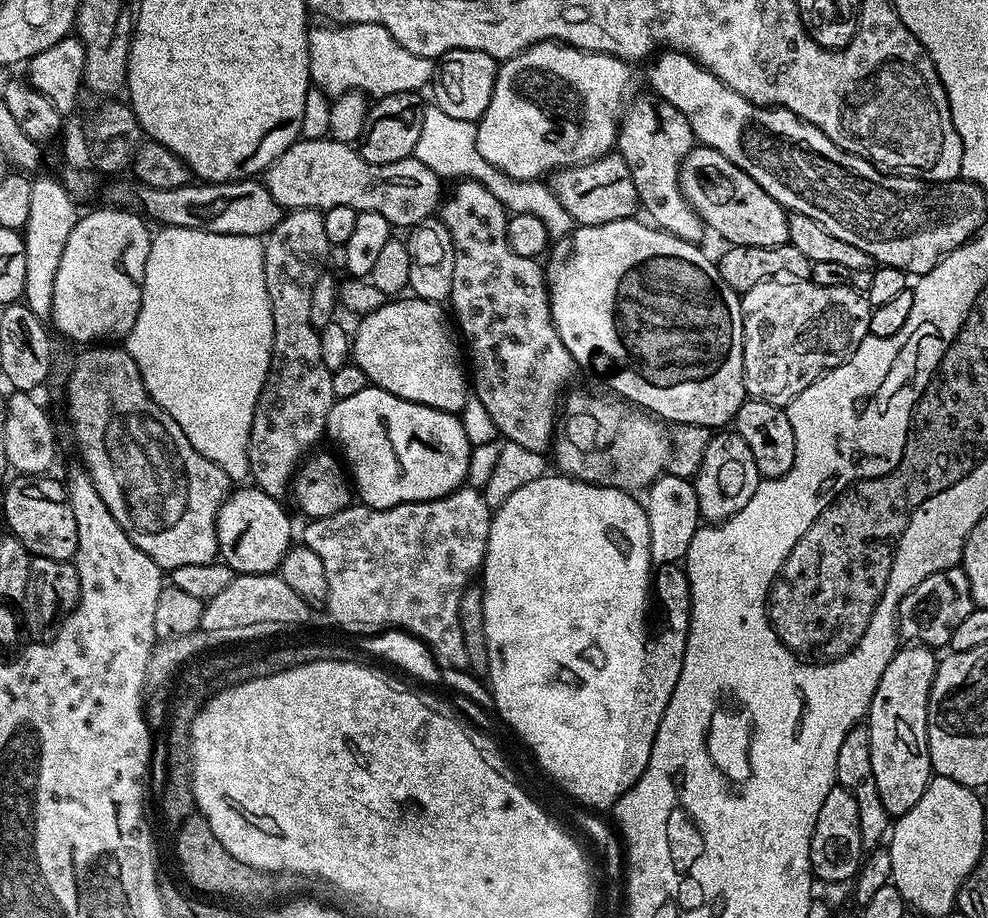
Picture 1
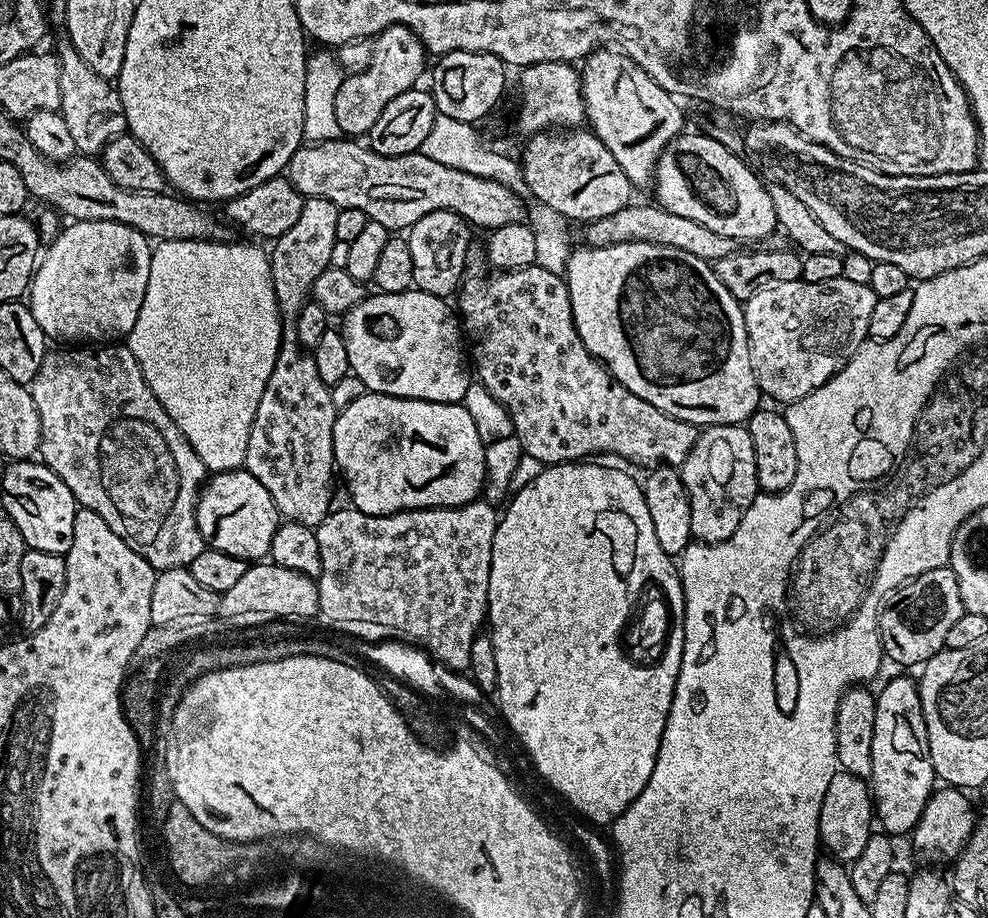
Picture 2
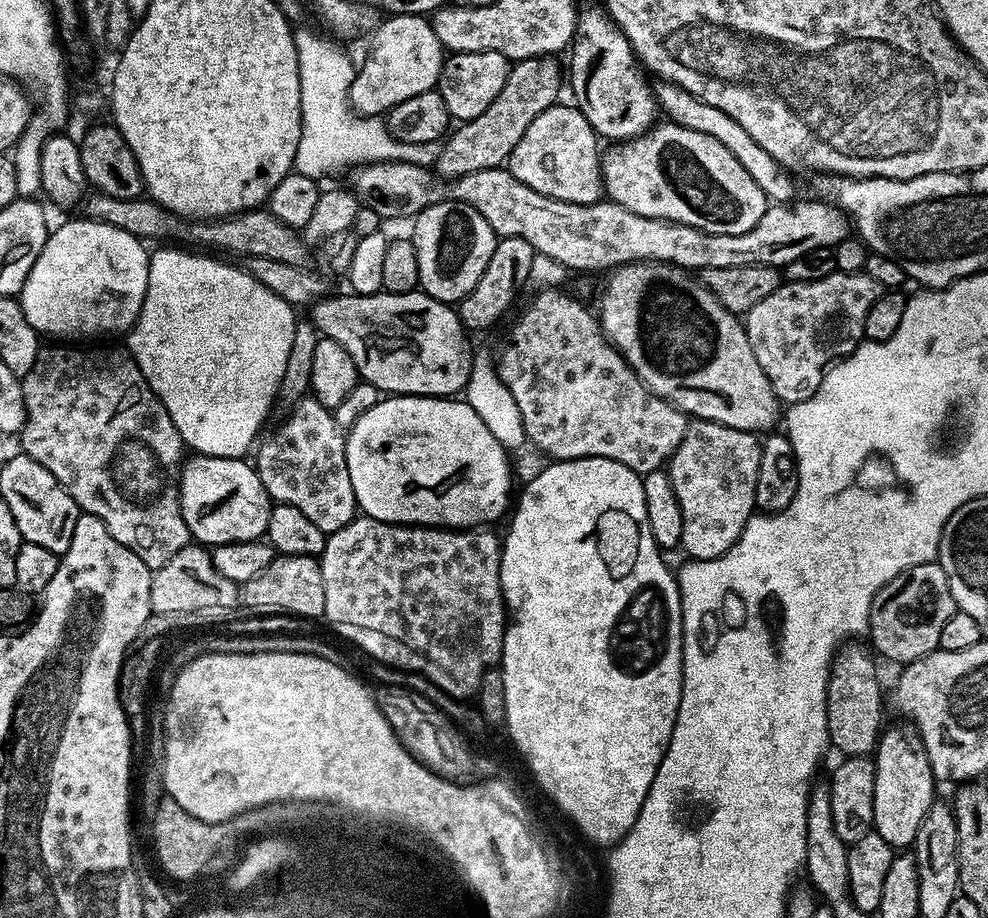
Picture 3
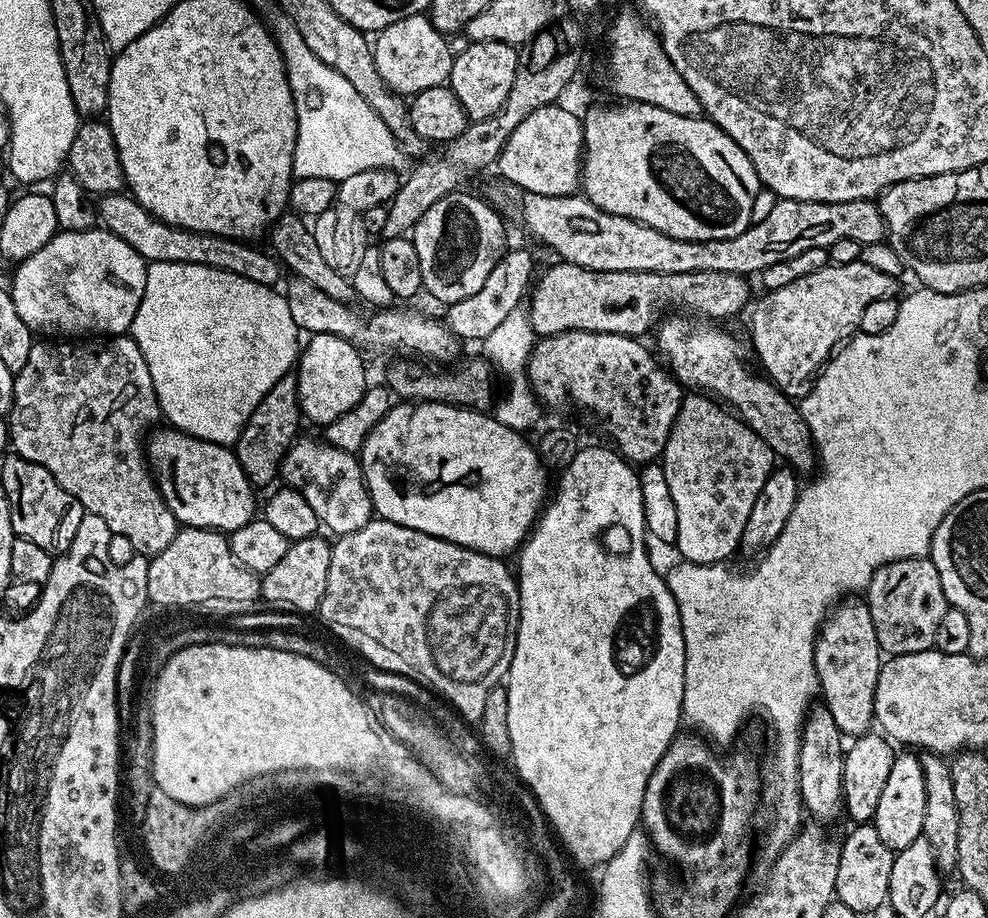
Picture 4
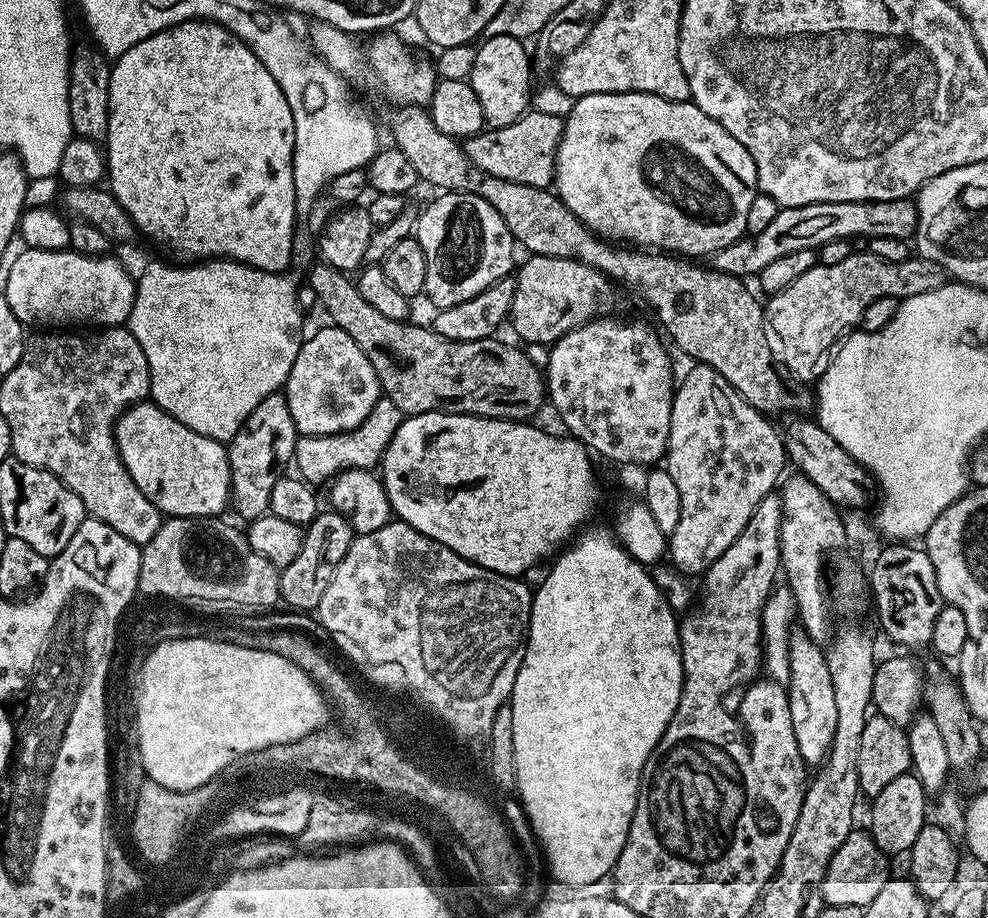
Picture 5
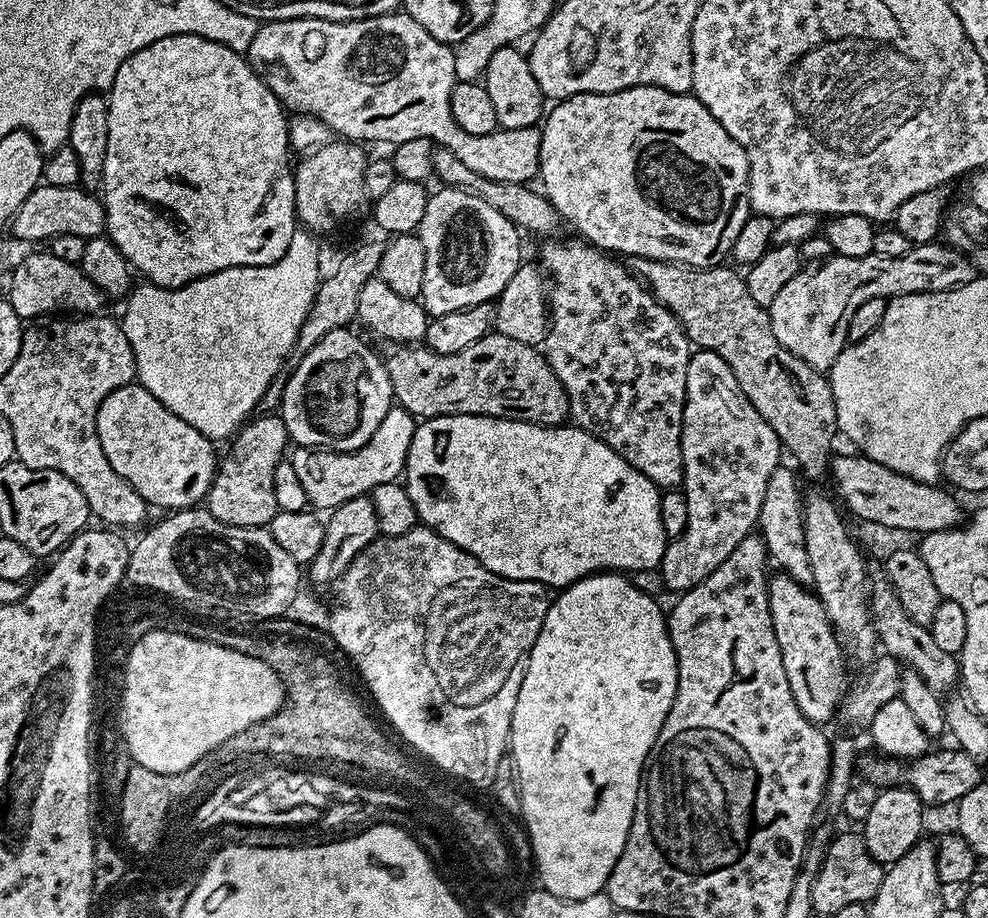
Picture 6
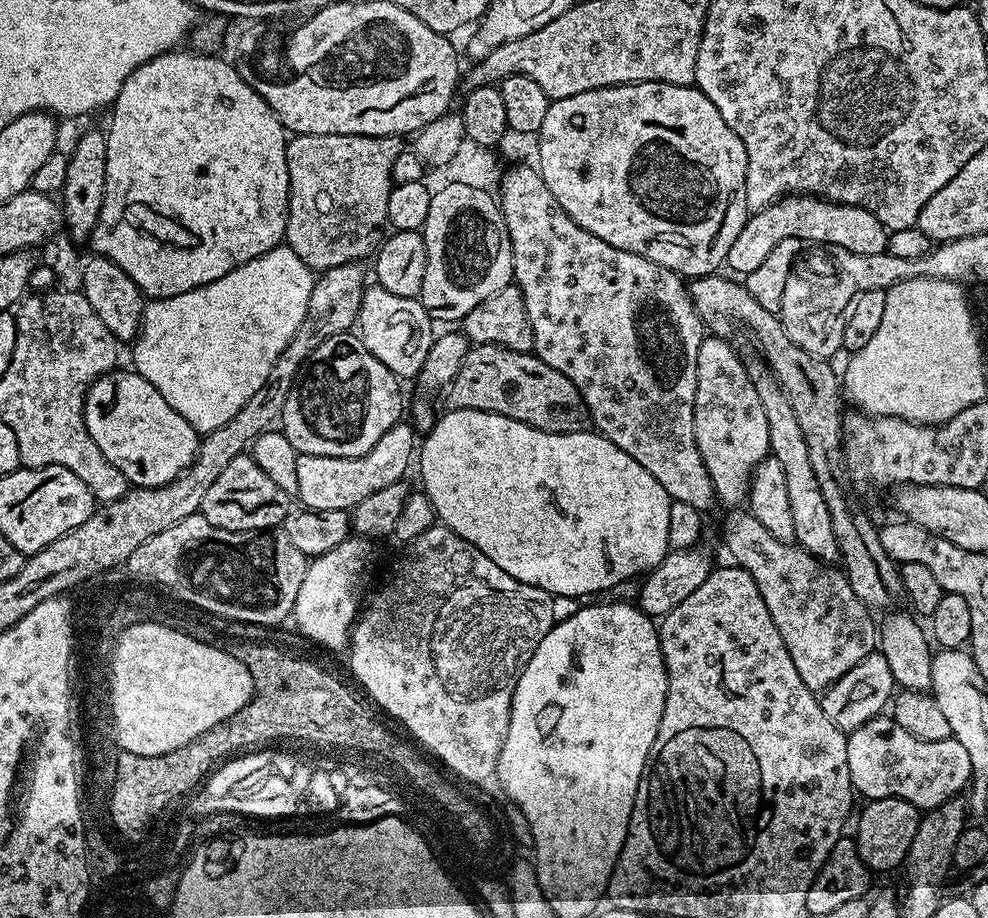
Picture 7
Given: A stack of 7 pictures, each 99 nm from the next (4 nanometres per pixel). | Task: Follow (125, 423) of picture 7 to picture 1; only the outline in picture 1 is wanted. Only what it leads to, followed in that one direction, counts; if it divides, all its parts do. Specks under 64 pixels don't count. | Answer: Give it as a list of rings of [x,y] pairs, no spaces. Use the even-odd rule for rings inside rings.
[[[240,486],[229,491],[216,515],[216,551],[219,559],[232,569],[233,573],[246,574],[275,573],[282,558],[294,543],[292,520],[284,513],[281,501],[266,494],[255,486]]]

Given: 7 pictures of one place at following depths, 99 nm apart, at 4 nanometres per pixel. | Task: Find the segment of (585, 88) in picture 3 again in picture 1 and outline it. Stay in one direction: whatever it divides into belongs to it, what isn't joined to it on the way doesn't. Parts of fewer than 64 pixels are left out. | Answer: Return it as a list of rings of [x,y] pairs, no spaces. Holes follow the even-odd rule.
[[[655,94],[647,95],[640,97],[637,95],[624,109],[624,115],[620,118],[620,130],[616,134],[618,155],[624,159],[626,166],[630,166],[630,178],[634,178],[634,186],[638,190],[640,199],[640,208],[652,215],[650,217],[651,223],[686,242],[700,244],[703,241],[704,232],[706,233],[706,225],[701,216],[690,206],[690,202],[686,202],[680,189],[680,167],[686,154],[691,152],[694,147],[692,127],[690,122],[686,122],[686,114],[682,114],[682,110],[670,106],[670,102],[661,100]]]

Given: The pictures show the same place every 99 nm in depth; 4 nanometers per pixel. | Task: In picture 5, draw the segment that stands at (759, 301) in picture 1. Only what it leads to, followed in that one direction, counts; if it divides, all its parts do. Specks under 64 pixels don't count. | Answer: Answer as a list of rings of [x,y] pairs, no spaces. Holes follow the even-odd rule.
[[[861,250],[853,256],[844,256],[833,264],[817,262],[810,270],[806,270],[806,274],[802,274],[802,278],[797,278],[791,286],[786,286],[786,290],[771,293],[767,297],[768,304],[766,300],[763,305],[766,342],[770,342],[772,355],[795,379],[816,382],[824,374],[826,357],[833,351],[834,345],[859,325],[862,310],[866,310],[866,306],[870,306],[874,298],[895,296],[897,301],[901,301],[914,294],[926,294],[930,290],[941,288],[944,283],[946,273],[939,266],[919,258],[910,258],[906,262],[886,262],[886,258],[878,258],[878,254]]]

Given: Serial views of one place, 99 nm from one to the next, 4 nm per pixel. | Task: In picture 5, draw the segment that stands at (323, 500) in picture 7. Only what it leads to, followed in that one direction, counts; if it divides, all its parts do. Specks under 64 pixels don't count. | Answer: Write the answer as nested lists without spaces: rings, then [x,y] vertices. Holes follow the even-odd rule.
[[[381,398],[366,418],[366,422],[362,422],[362,426],[354,430],[329,436],[300,436],[296,441],[295,471],[306,483],[324,486],[337,474],[351,468],[375,469],[384,459],[386,446],[390,446],[390,438],[394,438],[398,426],[404,419],[404,413],[398,410],[398,406],[394,406],[394,402]]]

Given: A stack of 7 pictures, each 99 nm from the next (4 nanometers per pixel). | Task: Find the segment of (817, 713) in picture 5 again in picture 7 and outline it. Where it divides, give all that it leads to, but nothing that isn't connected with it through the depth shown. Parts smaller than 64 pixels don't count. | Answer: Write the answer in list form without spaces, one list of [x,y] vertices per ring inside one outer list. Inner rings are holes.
[[[732,510],[728,517],[724,520],[724,544],[728,547],[728,552],[733,556],[735,563],[748,571],[750,578],[754,578],[754,582],[758,586],[758,594],[762,594],[762,602],[766,602],[766,610],[770,610],[770,618],[774,618],[774,626],[778,626],[778,634],[782,634],[782,642],[786,642],[786,650],[790,650],[790,658],[794,658],[794,666],[798,670],[798,675],[802,678],[802,682],[806,682],[806,686],[817,694],[823,693],[834,682],[838,682],[838,678],[842,678],[842,674],[846,674],[850,670],[854,670],[854,666],[858,666],[858,662],[862,662],[862,658],[866,658],[878,648],[878,624],[874,619],[873,613],[858,598],[858,594],[854,594],[854,590],[850,586],[848,577],[843,571],[836,570],[832,573],[827,563],[819,560],[817,556],[811,556],[805,548],[793,542],[787,544],[778,538],[774,538],[774,534],[770,534],[770,530],[766,530],[766,526],[762,526],[762,522],[758,522],[758,518],[754,518],[751,512],[747,510]]]

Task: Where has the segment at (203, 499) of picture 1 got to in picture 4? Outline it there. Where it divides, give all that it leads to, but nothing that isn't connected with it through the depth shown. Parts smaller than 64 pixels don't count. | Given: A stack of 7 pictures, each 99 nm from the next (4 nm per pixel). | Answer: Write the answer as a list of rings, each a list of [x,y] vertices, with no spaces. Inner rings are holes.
[[[131,335],[88,338],[83,342],[61,342],[56,338],[41,339],[39,342],[33,343],[30,358],[26,358],[26,366],[22,366],[22,370],[15,373],[15,378],[14,402],[10,413],[11,451],[22,457],[23,460],[29,460],[50,470],[50,474],[58,482],[58,486],[62,486],[62,490],[66,490],[74,498],[78,498],[78,502],[84,507],[85,512],[98,514],[98,518],[102,518],[102,522],[106,522],[106,526],[110,526],[113,537],[120,539],[121,536],[132,547],[133,553],[151,558],[157,556],[162,550],[166,550],[166,546],[170,546],[170,542],[176,536],[178,525],[174,514],[168,509],[162,498],[146,455],[146,437],[153,426],[161,423],[162,413],[158,398],[154,394],[154,382],[150,382],[150,370],[146,370],[146,358],[142,358],[142,350],[138,350]]]

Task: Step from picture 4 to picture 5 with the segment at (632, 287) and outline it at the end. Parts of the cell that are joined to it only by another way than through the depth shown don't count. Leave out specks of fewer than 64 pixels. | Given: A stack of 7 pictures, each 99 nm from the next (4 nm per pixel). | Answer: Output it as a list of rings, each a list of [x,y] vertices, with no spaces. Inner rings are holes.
[[[529,255],[527,259],[514,276],[516,289],[510,313],[510,325],[525,340],[525,345],[554,344],[570,330],[595,319],[600,302],[608,304],[612,300],[613,283],[597,268],[574,259],[546,255]]]

